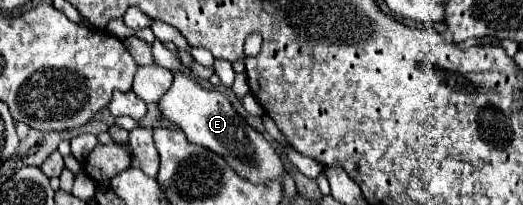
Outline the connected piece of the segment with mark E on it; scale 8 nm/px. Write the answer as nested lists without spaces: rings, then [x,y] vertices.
[[[158,39],[152,43],[152,57],[156,65],[172,71],[174,75],[170,89],[158,101],[158,107],[166,119],[176,123],[192,143],[204,145],[220,153],[230,163],[230,167],[238,171],[238,175],[250,179],[252,183],[264,183],[268,179],[282,179],[282,161],[272,149],[272,145],[262,137],[262,133],[250,127],[246,119],[242,119],[234,111],[232,103],[228,101],[224,93],[204,89],[194,77],[184,75],[178,55],[168,51]]]

